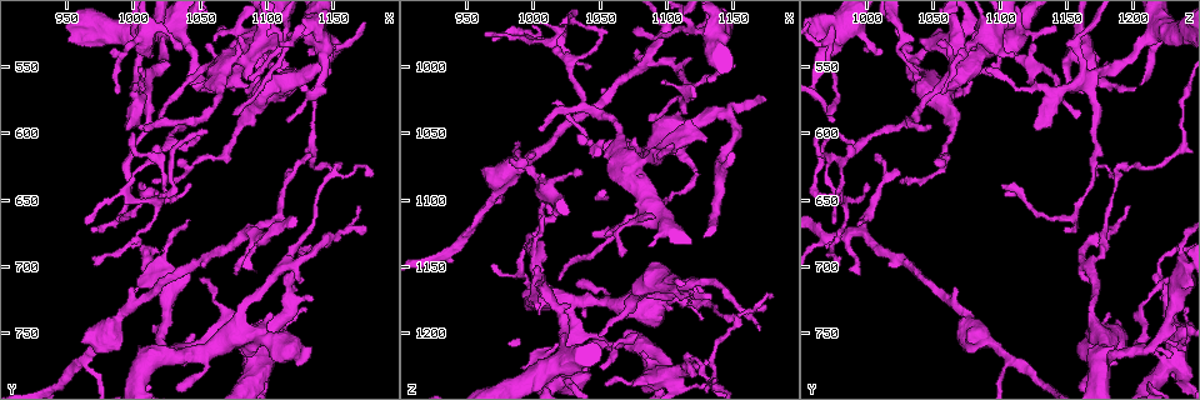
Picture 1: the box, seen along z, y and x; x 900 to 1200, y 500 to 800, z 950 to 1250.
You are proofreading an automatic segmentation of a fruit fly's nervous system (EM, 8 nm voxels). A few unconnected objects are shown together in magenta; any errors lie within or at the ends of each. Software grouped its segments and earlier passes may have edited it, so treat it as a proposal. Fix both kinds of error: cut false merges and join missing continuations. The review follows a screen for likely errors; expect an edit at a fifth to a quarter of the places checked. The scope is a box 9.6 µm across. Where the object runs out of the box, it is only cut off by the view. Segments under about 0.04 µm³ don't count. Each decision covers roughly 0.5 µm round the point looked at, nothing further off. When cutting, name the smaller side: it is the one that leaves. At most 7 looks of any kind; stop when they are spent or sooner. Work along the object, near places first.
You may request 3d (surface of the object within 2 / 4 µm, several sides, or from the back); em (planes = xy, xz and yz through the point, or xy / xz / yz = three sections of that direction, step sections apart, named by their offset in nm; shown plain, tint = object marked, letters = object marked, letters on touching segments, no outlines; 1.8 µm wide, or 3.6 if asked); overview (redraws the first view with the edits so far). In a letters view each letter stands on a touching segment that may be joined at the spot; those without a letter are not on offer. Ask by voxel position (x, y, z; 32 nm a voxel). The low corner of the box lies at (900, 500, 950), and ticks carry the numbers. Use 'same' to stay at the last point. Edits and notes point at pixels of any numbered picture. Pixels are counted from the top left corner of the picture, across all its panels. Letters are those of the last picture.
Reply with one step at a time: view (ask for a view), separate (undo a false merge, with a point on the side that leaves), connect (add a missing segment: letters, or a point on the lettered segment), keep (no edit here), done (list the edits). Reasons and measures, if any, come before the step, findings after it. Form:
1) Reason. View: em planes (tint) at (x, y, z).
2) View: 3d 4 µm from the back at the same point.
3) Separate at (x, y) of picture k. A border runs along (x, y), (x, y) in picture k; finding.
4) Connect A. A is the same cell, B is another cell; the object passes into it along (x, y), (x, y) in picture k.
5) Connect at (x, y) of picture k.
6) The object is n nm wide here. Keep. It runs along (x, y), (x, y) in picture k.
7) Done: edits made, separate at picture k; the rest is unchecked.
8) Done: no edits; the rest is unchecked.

Thin end. View: em xz step 16 (letters) at (1012, 542, 1112).

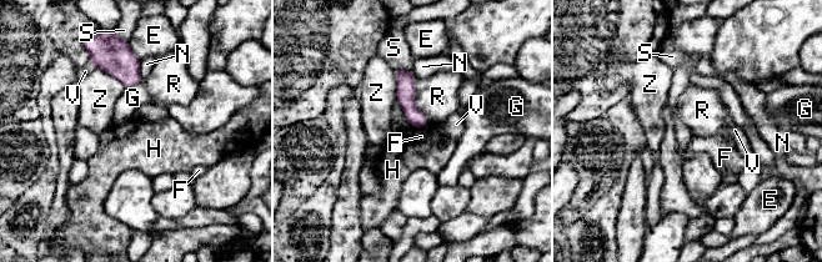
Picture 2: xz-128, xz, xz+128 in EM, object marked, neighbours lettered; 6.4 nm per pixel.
View: em planes (letters) at the same point.

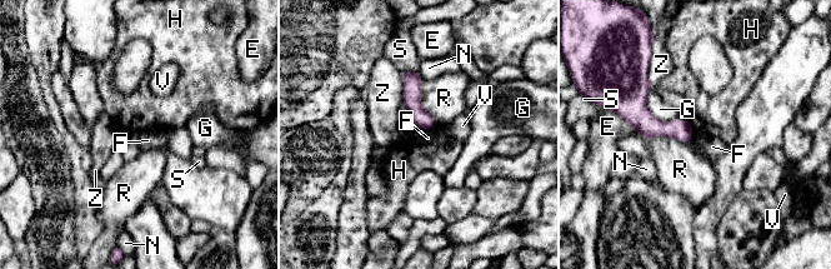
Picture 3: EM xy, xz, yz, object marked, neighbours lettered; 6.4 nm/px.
The longest contact is with R, 260 nm. Keep. E, F, G, H, N, R, S, V and Z are other cells; a border runs along (431, 128), (420, 130) in picture 3; no lettered segment goes on from it.

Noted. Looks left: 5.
A fork. View: em planes (letters) at (1086, 674, 998).

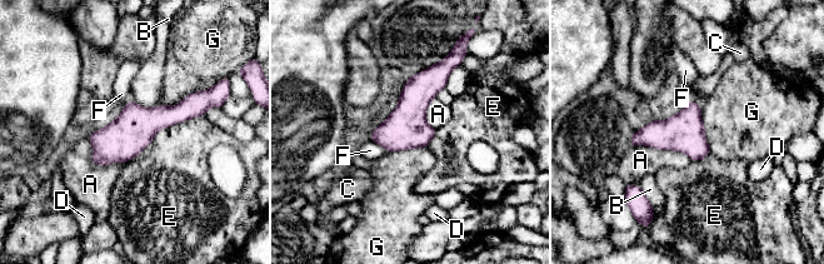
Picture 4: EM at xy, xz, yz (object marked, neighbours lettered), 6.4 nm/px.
Keep. A, B, C, D, E, F and G are other cells; a border runs along (205, 89), (175, 104), (159, 105) in picture 4; one neuron here.

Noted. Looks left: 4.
Abrupt turn. View: 3d 2 µm at (1150, 628, 1190).

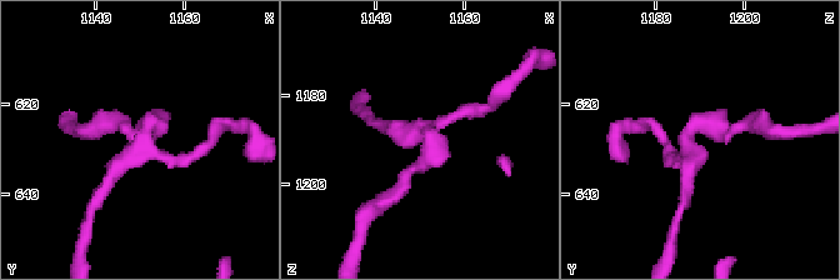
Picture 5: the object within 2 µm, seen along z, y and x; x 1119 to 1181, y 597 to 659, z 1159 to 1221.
View: em 3.6 µm planes (plain) at (1151, 629, 1189).

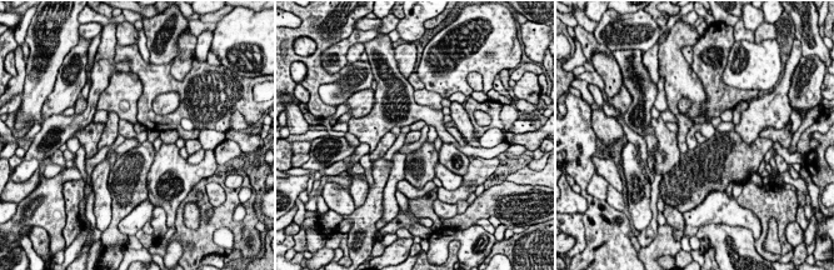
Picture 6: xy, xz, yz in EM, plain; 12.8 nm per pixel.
View: em 3.6 µm planes (letters) at the same point.

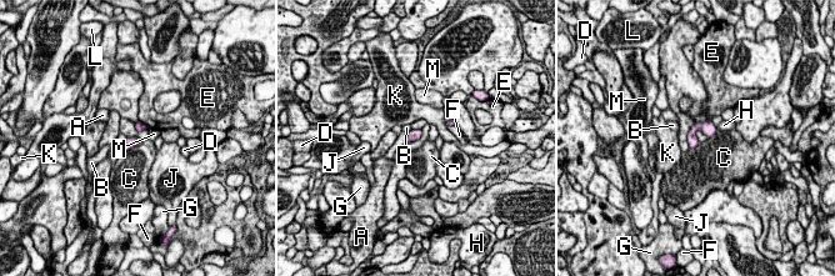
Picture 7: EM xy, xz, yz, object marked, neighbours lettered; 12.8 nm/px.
The longest contact is with C, 340 nm. Keep. A, B, C, D, E, F, G, H, J, K, L and M are other cells; a border runs along (140, 141), (119, 156) in picture 7; one neuron here.

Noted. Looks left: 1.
Done: no edits; the rest is unchecked.

